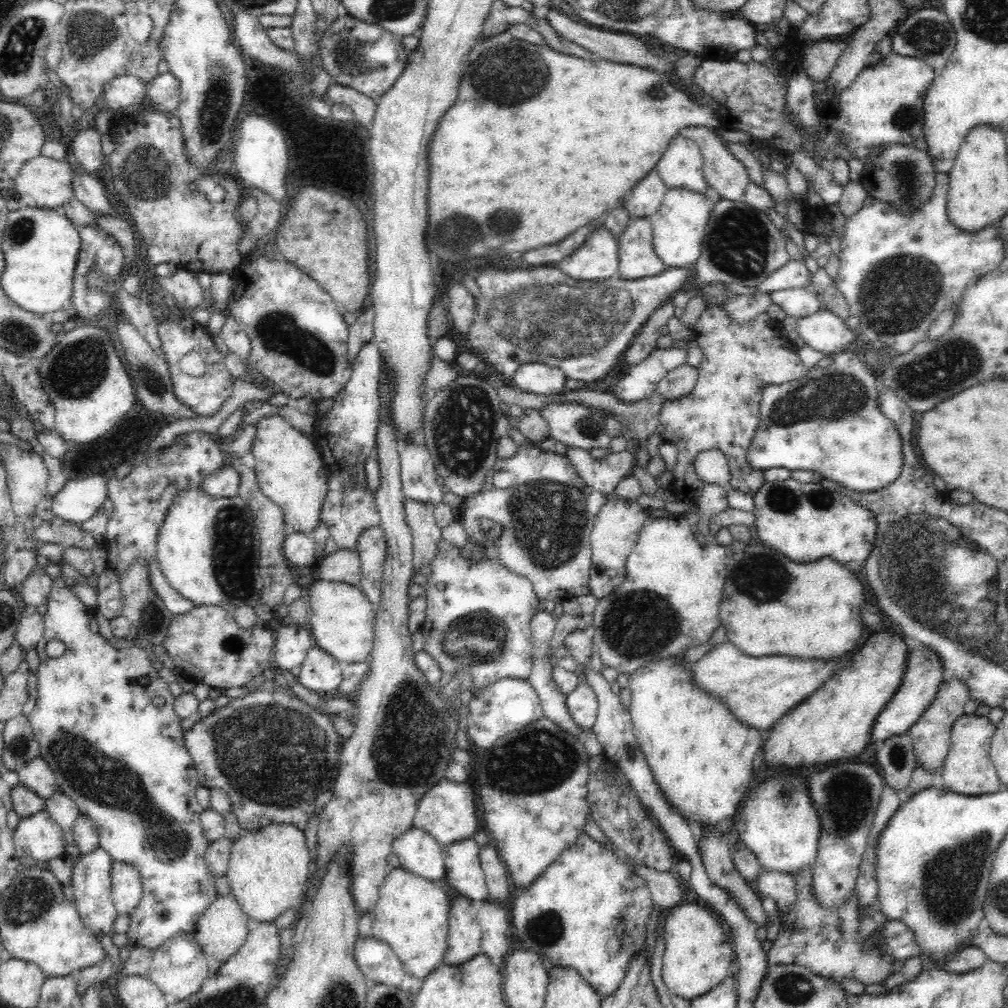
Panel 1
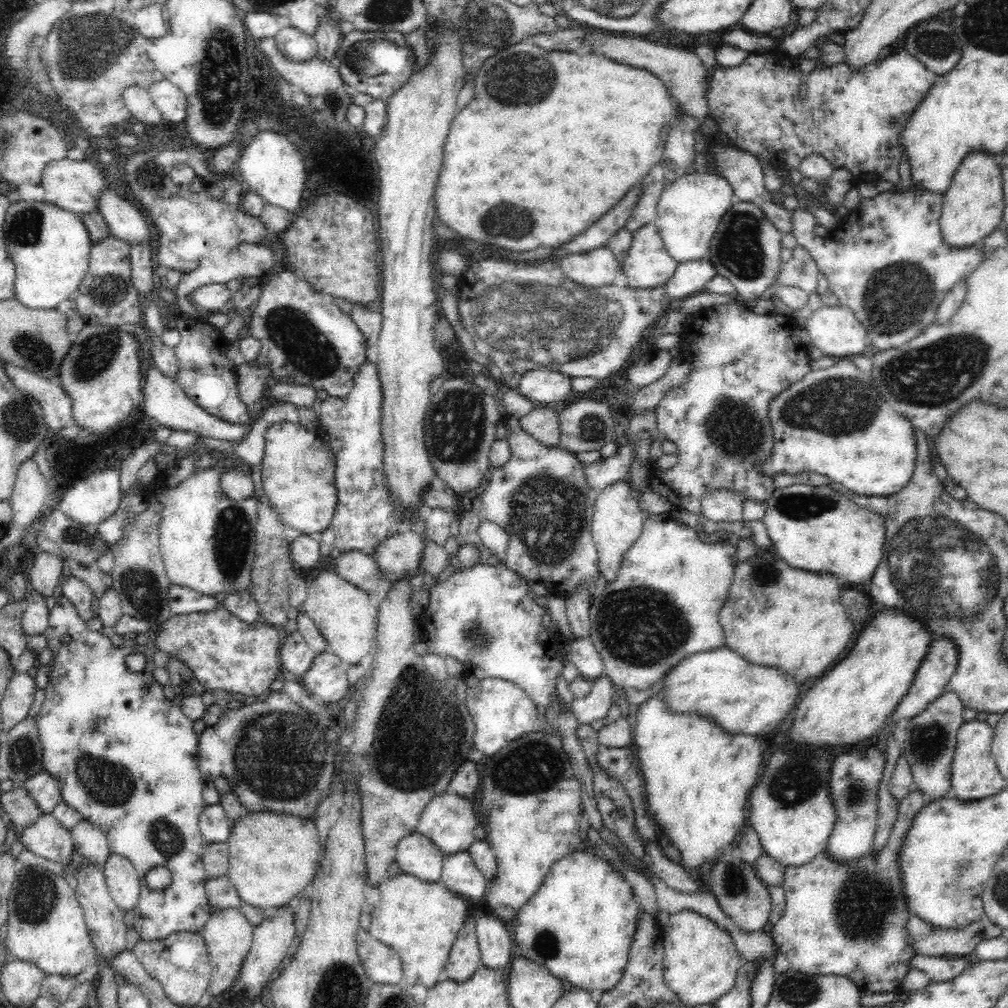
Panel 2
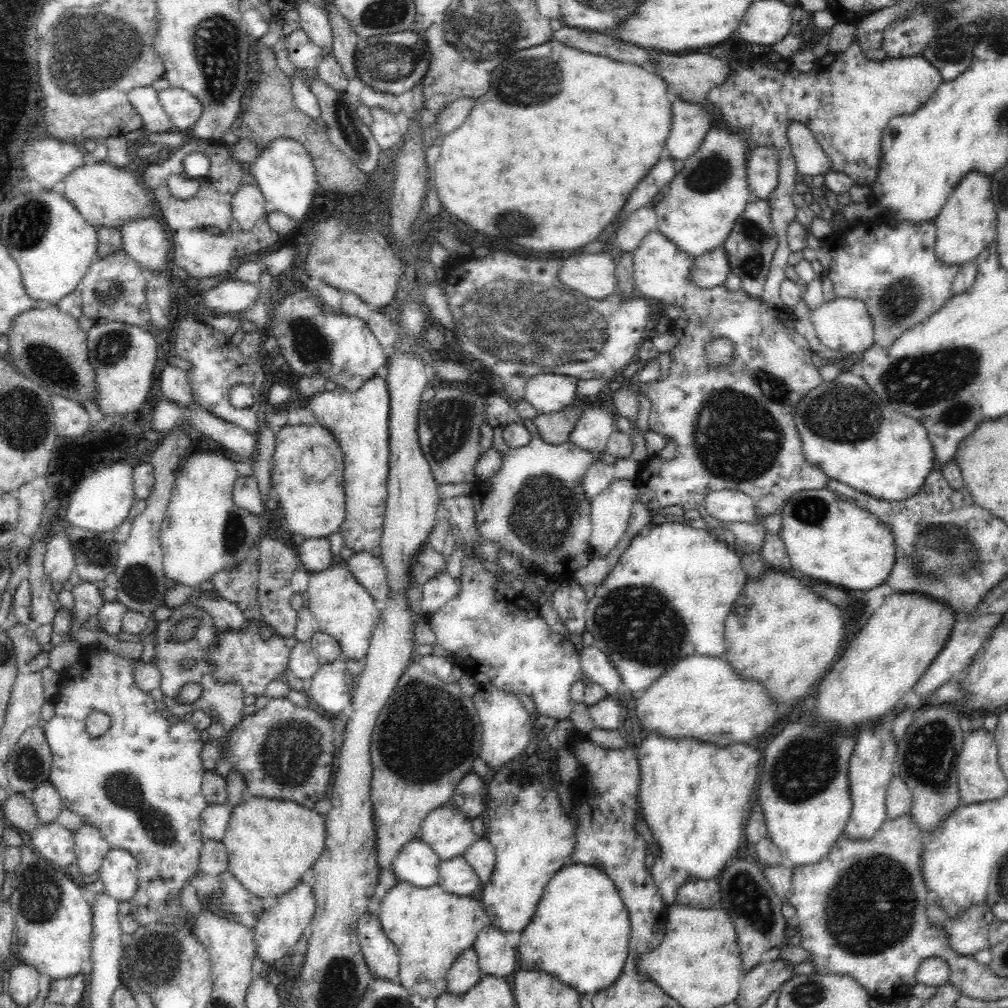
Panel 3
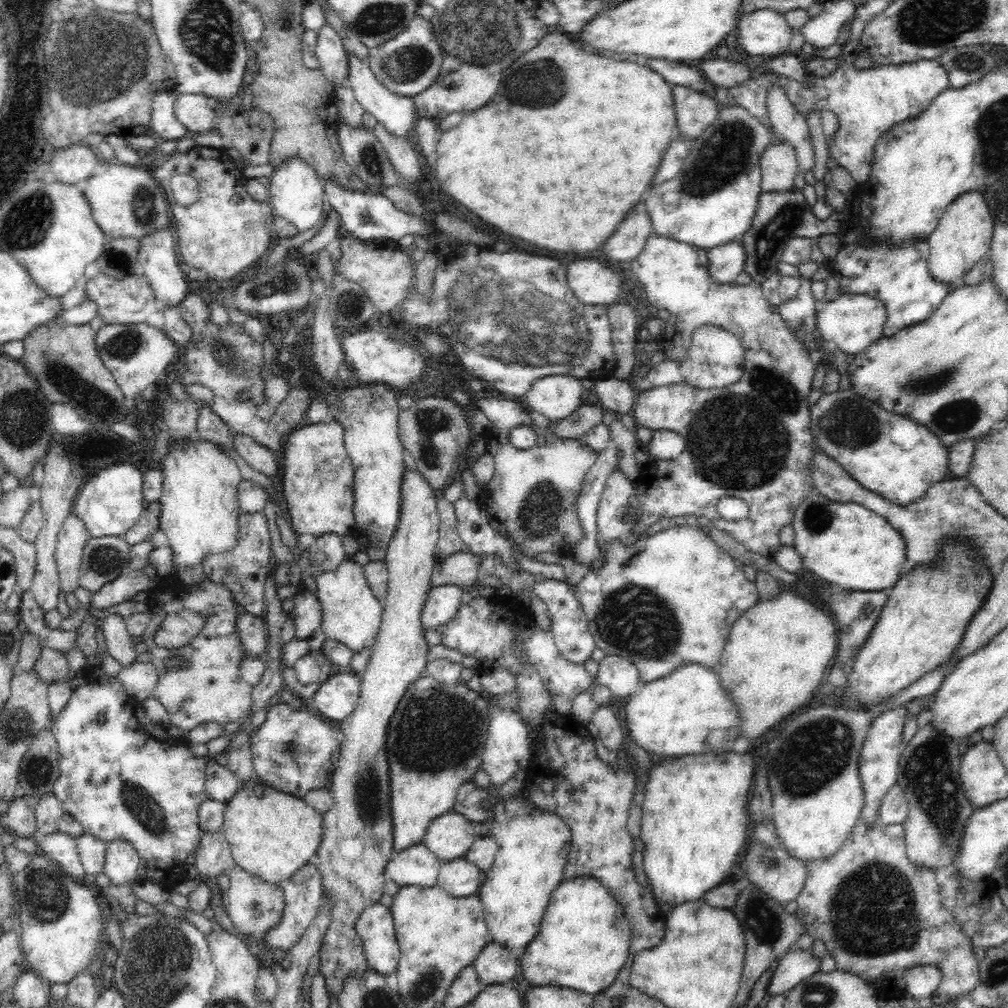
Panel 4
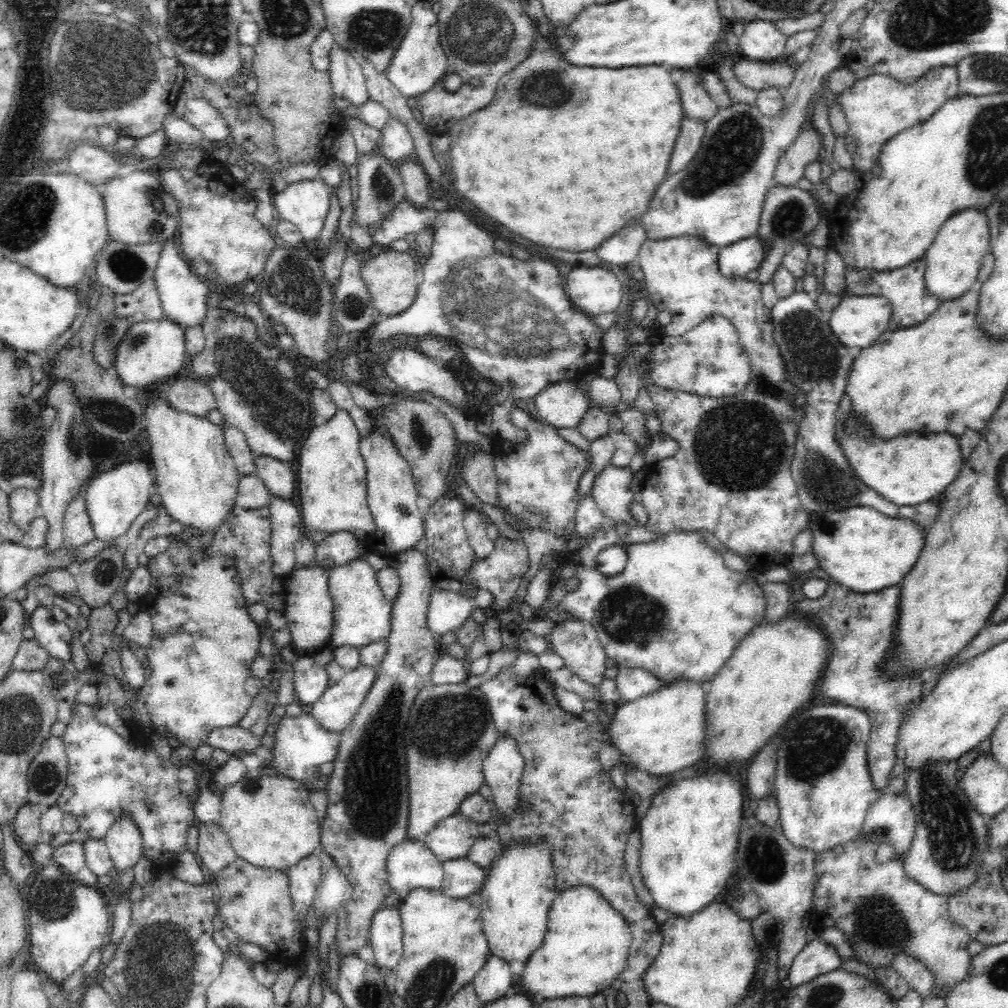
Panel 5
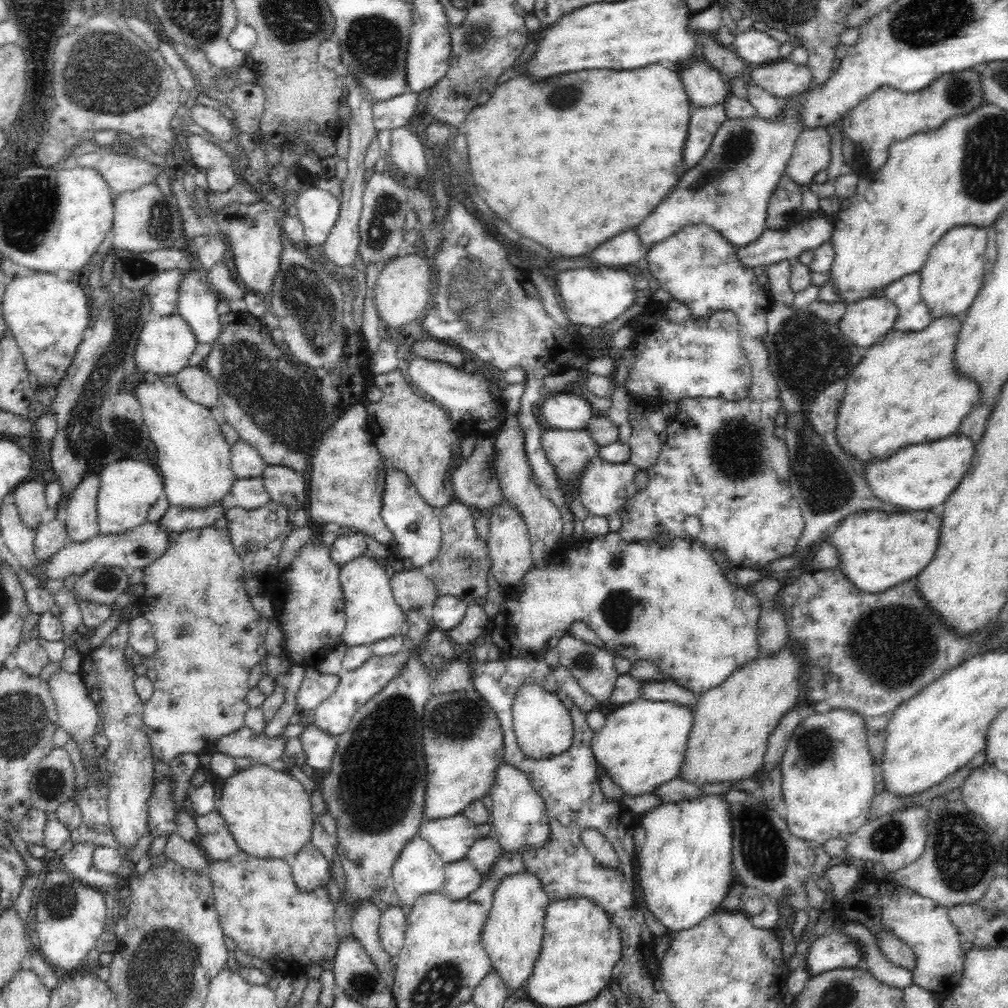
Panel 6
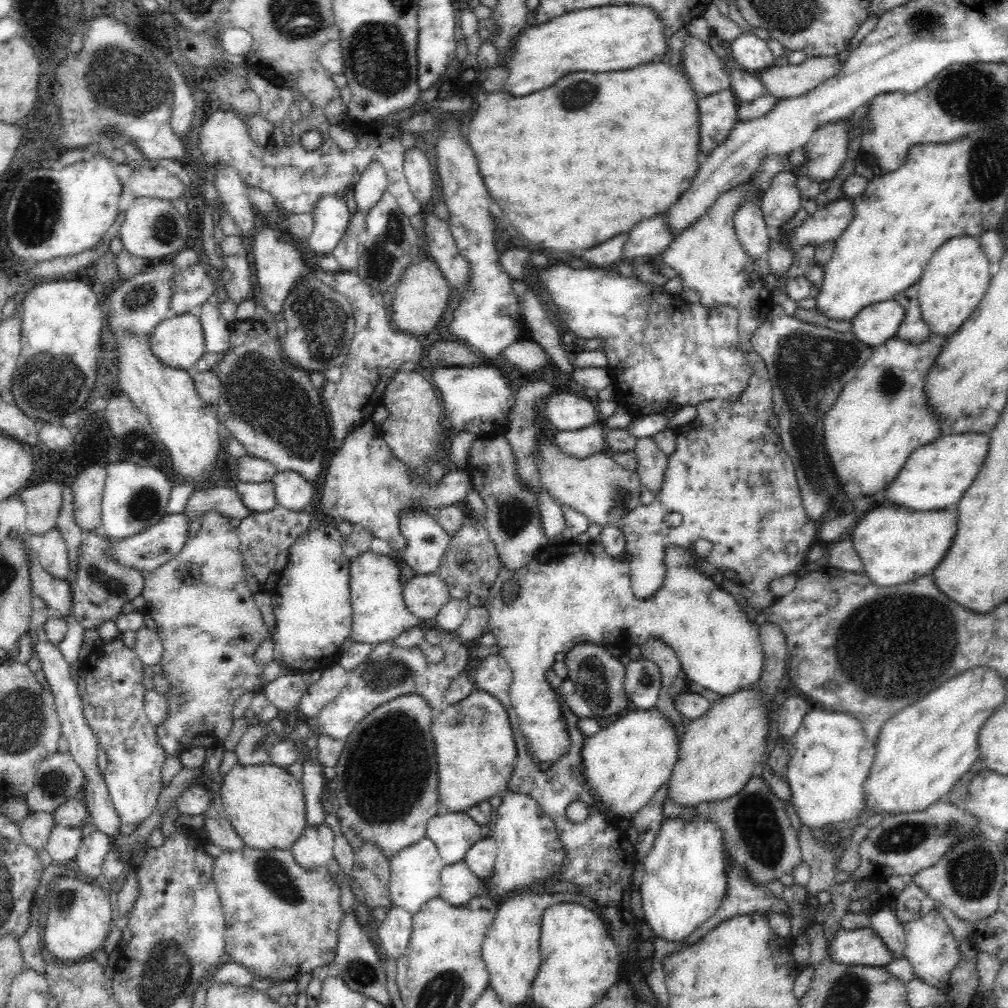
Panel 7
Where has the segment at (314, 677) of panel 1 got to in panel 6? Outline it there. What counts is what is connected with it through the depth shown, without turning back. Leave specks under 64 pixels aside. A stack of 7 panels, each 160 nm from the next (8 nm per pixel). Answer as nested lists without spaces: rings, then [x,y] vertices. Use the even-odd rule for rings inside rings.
[[[404,649],[393,655],[372,655],[358,668],[349,671],[342,669],[338,674],[340,680],[336,686],[336,690],[313,709],[313,724],[335,738],[342,734],[348,728],[354,712],[364,703],[368,702],[376,692],[380,692],[380,688],[384,688],[384,684],[388,684],[389,680],[392,680],[392,676],[396,676],[396,672],[400,672],[400,668],[402,668],[402,664],[404,664],[406,658],[408,658],[408,649]]]

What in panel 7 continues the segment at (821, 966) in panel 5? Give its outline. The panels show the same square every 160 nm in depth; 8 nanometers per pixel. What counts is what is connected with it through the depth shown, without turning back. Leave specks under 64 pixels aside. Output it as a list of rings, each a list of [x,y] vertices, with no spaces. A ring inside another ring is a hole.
[[[872,927],[844,930],[838,928],[826,946],[829,962],[884,967],[893,957]]]

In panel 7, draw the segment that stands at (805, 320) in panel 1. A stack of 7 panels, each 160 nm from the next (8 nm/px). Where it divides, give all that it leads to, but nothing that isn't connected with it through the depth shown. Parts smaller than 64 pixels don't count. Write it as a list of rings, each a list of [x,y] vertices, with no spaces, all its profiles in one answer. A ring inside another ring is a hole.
[[[893,298],[875,302],[856,312],[856,316],[850,320],[850,332],[854,332],[860,342],[868,346],[878,346],[892,336],[897,336],[896,330],[903,318],[904,307]]]

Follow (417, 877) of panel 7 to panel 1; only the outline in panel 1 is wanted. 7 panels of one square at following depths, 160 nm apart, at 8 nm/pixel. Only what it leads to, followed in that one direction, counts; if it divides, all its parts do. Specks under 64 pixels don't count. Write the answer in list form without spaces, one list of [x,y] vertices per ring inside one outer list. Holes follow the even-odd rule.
[[[418,826],[398,836],[391,853],[400,860],[400,867],[432,882],[445,880],[444,846]]]

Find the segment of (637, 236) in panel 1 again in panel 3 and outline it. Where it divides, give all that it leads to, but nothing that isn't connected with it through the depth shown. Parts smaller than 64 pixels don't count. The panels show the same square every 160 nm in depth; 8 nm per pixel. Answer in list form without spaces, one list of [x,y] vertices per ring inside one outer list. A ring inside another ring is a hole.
[[[658,230],[644,236],[632,252],[633,277],[636,293],[655,298],[662,303],[684,306],[682,318],[672,322],[669,331],[678,337],[678,344],[670,350],[670,376],[662,382],[640,384],[640,390],[652,404],[650,431],[658,432],[675,441],[676,456],[672,460],[657,460],[647,470],[642,463],[634,479],[637,498],[652,511],[662,506],[678,505],[683,510],[698,510],[706,520],[704,500],[709,492],[730,489],[745,492],[755,504],[757,518],[779,514],[784,500],[794,492],[827,487],[829,478],[804,457],[800,451],[800,435],[792,426],[792,412],[800,398],[824,380],[823,370],[812,363],[811,346],[805,336],[795,331],[795,318],[784,308],[771,307],[762,297],[748,297],[742,289],[732,291],[718,285],[700,288],[688,279],[688,270],[696,258],[680,251]],[[714,340],[730,340],[735,346],[733,360],[714,367],[708,359],[707,346]]]

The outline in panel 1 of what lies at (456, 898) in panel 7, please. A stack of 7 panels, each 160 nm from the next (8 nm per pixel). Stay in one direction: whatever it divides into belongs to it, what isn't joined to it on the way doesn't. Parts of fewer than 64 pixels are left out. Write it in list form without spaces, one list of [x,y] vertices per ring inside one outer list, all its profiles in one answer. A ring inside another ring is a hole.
[[[474,836],[446,844],[443,852],[443,864],[445,865],[445,881],[448,885],[476,904],[486,902],[489,898],[488,888],[485,884],[485,872],[480,862],[480,844],[474,841]]]

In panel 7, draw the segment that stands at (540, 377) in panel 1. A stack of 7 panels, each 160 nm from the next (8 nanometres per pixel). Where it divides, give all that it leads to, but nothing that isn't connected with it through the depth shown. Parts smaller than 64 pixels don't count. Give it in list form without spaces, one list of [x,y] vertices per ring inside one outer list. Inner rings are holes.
[[[565,388],[558,389],[548,398],[546,414],[557,431],[584,429],[602,421],[588,396]]]

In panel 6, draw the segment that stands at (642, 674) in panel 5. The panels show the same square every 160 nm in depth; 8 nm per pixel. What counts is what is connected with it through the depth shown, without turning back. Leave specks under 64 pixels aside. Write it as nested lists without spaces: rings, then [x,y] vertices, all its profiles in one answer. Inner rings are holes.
[[[642,680],[640,684],[640,698],[642,699],[668,700],[676,704],[692,706],[694,709],[698,697],[698,694],[670,680]]]

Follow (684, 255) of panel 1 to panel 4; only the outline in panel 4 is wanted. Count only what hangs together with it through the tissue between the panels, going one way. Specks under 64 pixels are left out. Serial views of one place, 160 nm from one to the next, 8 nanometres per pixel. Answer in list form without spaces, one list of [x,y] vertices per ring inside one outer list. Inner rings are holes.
[[[734,105],[720,107],[718,118],[699,137],[689,149],[680,172],[674,178],[650,188],[652,190],[648,192],[650,198],[644,200],[643,208],[650,215],[656,234],[691,244],[696,248],[711,249],[721,244],[738,241],[750,228],[758,198],[762,193],[760,189],[762,175],[760,175],[758,160],[762,152],[779,139],[748,111]]]

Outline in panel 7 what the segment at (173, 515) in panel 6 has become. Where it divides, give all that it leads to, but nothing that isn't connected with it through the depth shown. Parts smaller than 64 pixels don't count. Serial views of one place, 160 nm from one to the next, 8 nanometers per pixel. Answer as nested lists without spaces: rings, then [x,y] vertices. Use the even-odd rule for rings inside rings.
[[[195,488],[181,512],[188,524],[203,519],[208,513],[218,513],[230,518],[246,518],[250,510],[244,506],[234,488]]]

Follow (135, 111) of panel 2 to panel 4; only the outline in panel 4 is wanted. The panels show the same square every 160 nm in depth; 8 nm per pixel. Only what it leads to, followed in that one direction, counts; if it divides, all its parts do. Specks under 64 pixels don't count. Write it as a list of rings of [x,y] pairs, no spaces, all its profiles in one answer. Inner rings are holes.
[[[175,91],[156,92],[150,96],[150,129],[159,140],[178,139],[191,135],[190,131],[178,122],[174,115]]]

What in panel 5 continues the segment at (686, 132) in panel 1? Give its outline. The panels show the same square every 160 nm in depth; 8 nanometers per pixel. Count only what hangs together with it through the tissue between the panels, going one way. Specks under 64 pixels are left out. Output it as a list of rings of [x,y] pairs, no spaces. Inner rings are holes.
[[[807,125],[796,137],[776,162],[772,176],[776,185],[796,187],[798,181],[804,177],[806,164],[814,160],[819,161],[823,149],[820,133]]]

